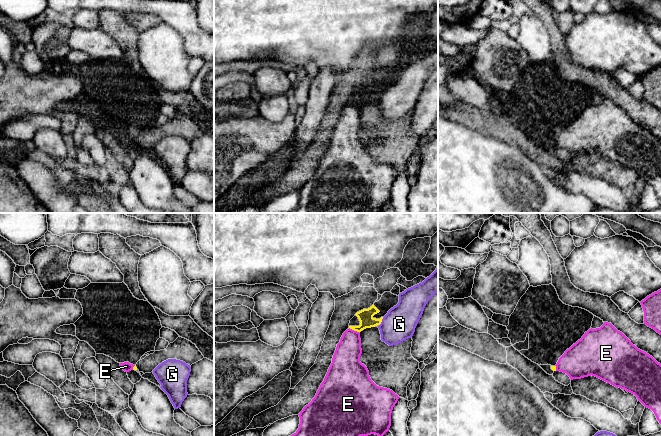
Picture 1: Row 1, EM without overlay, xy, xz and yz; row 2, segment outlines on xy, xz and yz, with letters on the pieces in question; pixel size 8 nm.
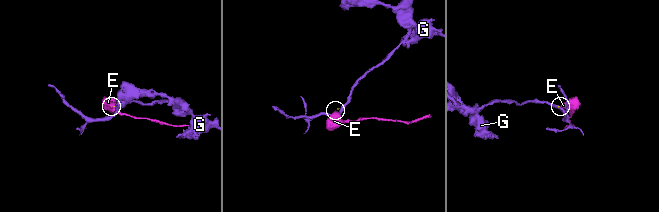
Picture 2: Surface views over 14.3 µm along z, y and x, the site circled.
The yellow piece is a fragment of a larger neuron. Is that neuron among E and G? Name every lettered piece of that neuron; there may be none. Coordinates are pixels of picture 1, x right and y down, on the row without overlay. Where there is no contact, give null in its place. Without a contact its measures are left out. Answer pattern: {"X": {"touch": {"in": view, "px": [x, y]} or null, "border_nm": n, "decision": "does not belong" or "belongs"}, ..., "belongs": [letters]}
{"E": {"touch": {"in": "xz", "px": [354, 106]}, "border_nm": 90, "decision": "does not belong"}, "G": {"touch": {"in": "xz", "px": [381, 97]}, "border_nm": 80, "decision": "does not belong"}, "belongs": []}

